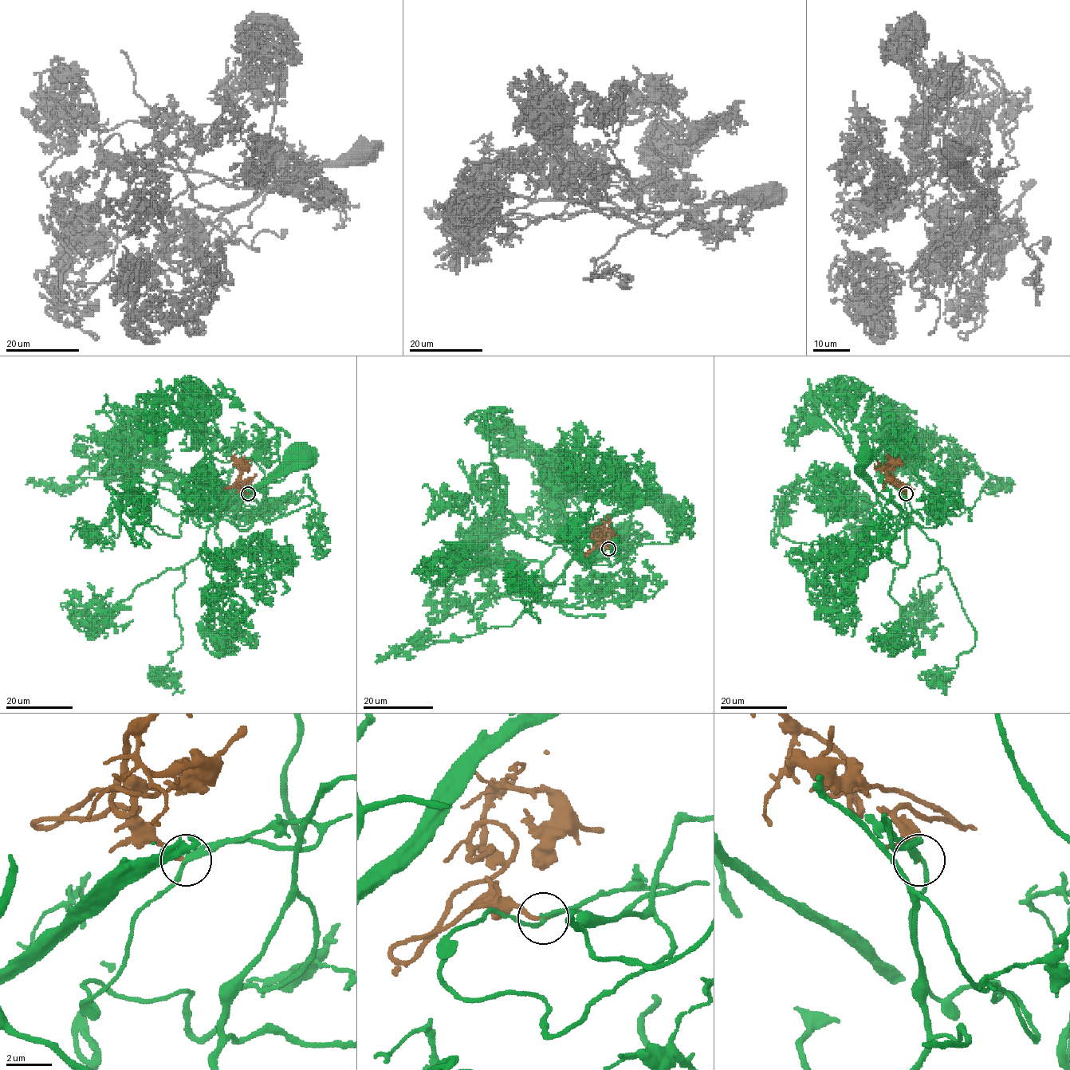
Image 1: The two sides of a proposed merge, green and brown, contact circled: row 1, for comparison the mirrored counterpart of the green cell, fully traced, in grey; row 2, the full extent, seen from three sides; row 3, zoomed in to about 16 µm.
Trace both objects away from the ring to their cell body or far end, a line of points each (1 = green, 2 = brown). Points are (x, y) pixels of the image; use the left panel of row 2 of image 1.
1: (247, 493), (263, 493), (253, 524), (239, 529), (221, 517), (218, 527), (218, 513), (226, 505), (304, 458)
2: (247, 493), (239, 485), (239, 475), (243, 470), (242, 465), (250, 460)

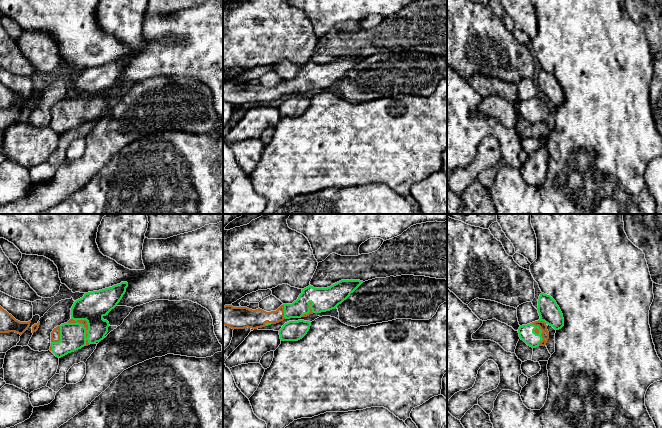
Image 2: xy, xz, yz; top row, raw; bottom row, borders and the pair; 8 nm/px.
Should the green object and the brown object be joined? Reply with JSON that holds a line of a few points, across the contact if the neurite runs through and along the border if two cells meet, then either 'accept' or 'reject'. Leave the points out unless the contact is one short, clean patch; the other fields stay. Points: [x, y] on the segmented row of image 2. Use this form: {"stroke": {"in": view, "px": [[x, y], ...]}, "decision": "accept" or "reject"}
{"decision": "accept"}

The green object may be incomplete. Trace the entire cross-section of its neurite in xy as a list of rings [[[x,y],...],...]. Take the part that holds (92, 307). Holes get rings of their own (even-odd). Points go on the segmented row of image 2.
[[[121,282],[109,288],[85,293],[76,300],[71,308],[71,319],[51,332],[49,350],[61,358],[103,340],[109,327],[109,322],[103,317],[117,306],[127,287],[127,282]]]

